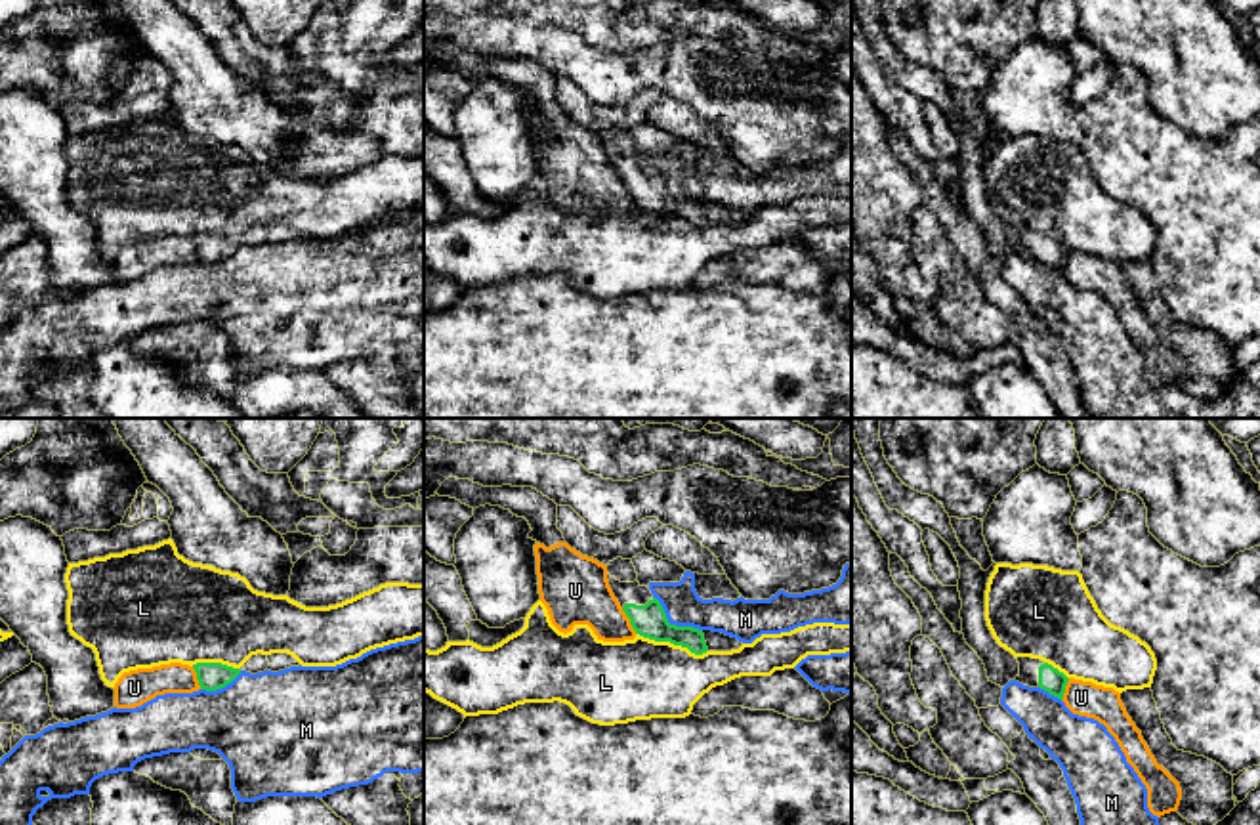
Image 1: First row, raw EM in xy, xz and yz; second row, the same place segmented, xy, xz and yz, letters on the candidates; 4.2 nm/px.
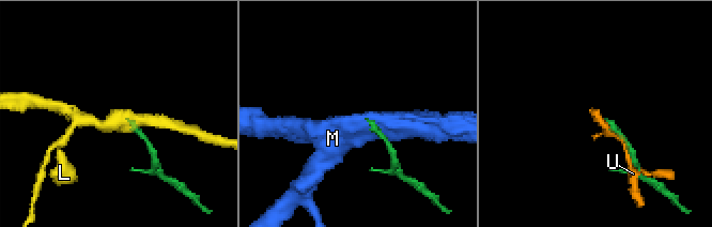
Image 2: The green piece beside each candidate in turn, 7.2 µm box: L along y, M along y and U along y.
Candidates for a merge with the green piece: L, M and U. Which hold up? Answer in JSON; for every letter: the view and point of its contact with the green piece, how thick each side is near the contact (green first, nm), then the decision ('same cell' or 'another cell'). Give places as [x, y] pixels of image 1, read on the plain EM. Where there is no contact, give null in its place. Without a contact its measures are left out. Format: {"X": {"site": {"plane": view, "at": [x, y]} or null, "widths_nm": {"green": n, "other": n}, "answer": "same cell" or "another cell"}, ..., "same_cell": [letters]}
{"L": {"site": {"plane": "xz", "at": [672, 214]}, "widths_nm": {"green": 140, "other": 340}, "answer": "another cell"}, "M": {"site": {"plane": "xz", "at": [672, 197]}, "widths_nm": {"green": 140, "other": 160}, "answer": "another cell"}, "U": {"site": {"plane": "xz", "at": [630, 193]}, "widths_nm": {"green": 140, "other": 260}, "answer": "another cell"}, "same_cell": []}

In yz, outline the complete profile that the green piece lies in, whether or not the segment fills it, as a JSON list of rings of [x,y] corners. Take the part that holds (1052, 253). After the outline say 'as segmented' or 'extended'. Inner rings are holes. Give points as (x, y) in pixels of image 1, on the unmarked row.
[[[853,0],[853,4],[886,78],[914,94],[922,103],[930,101],[937,105],[951,118],[960,139],[956,159],[962,172],[962,206],[966,216],[983,233],[989,254],[1004,260],[1010,252],[1016,252],[1023,258],[1040,260],[1050,267],[1063,271],[1069,254],[1063,244],[1040,231],[1014,229],[997,216],[987,199],[985,162],[997,136],[983,143],[981,138],[960,118],[943,76],[930,67],[907,59],[897,50],[884,29],[880,0]]]; extended

